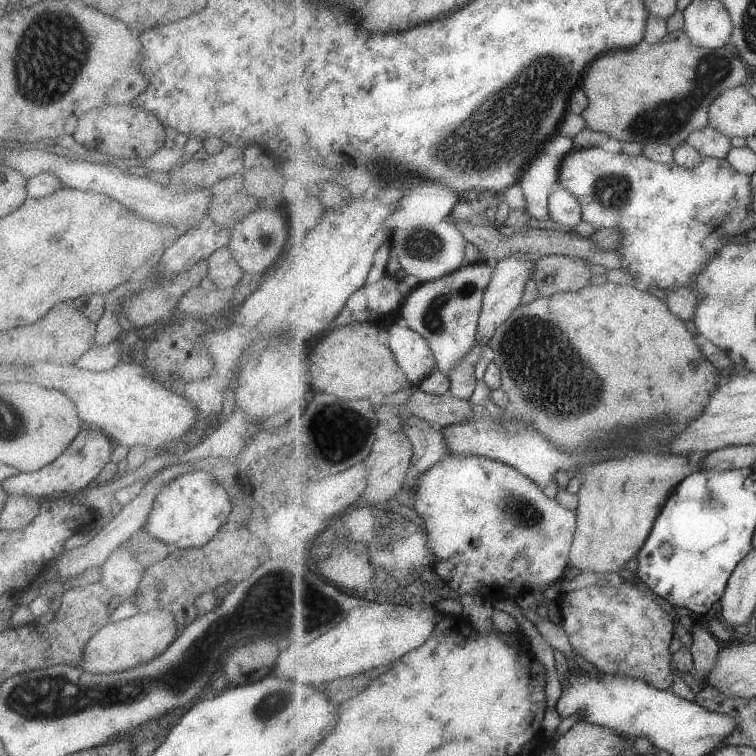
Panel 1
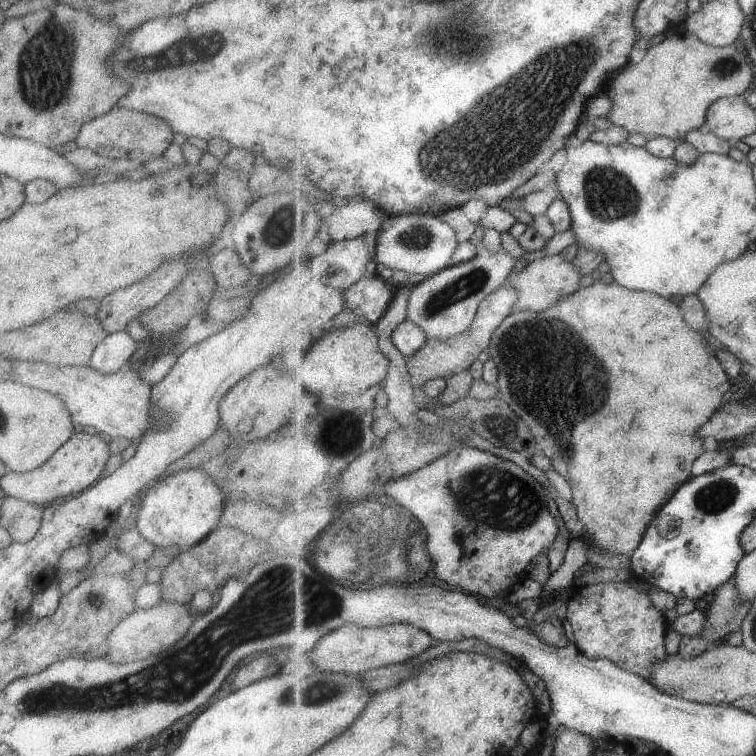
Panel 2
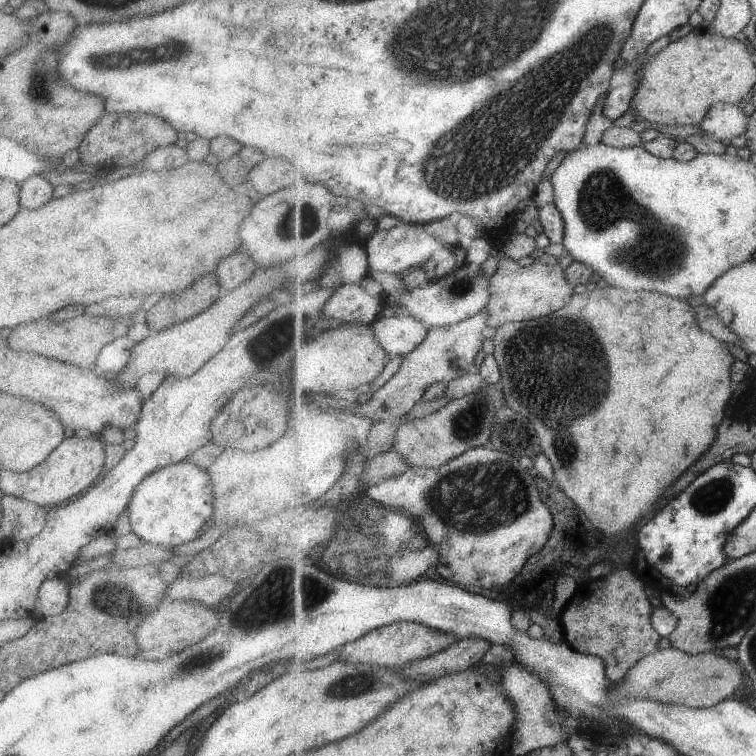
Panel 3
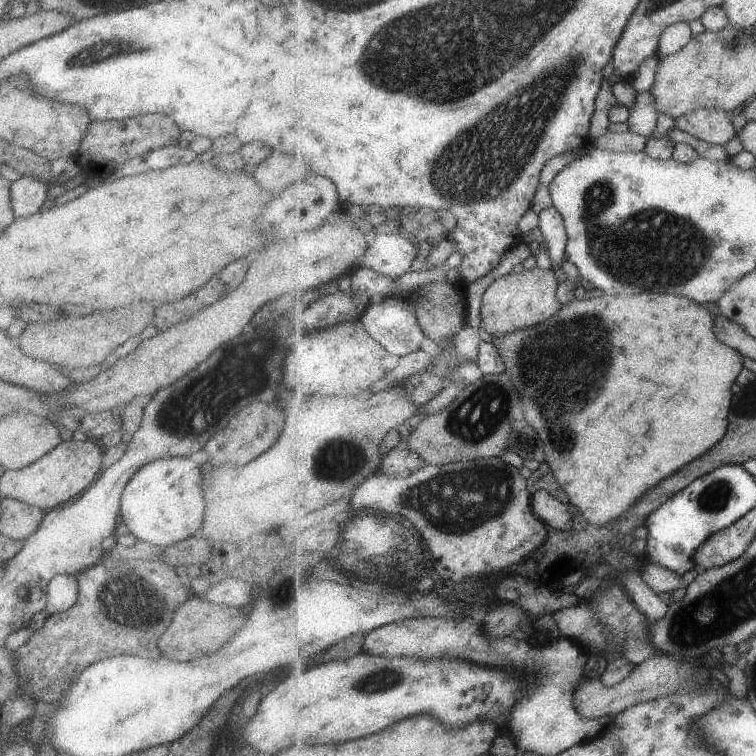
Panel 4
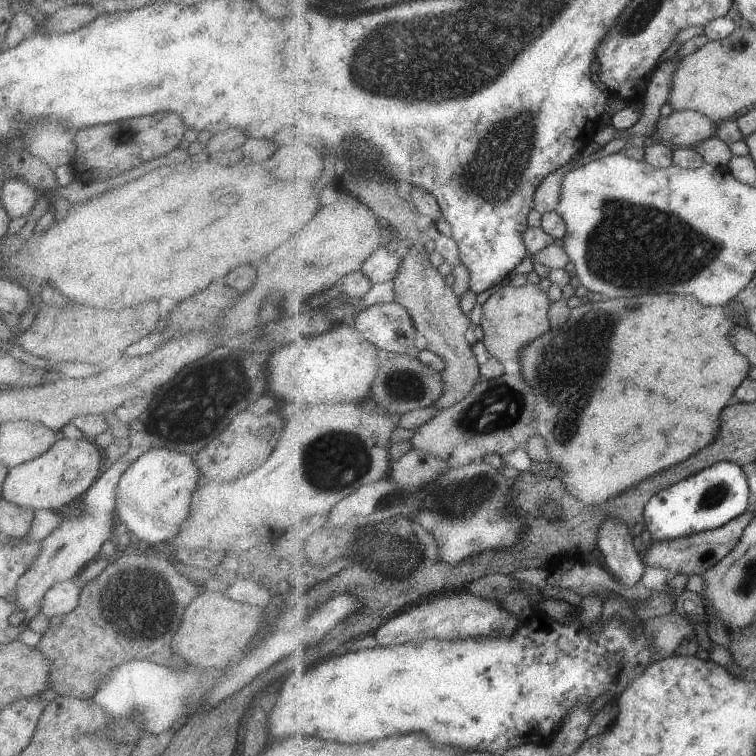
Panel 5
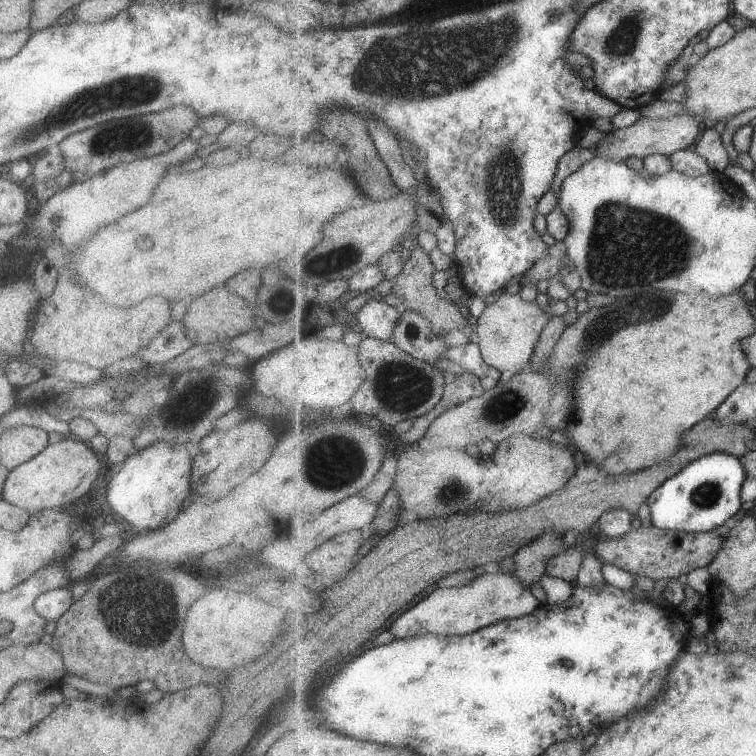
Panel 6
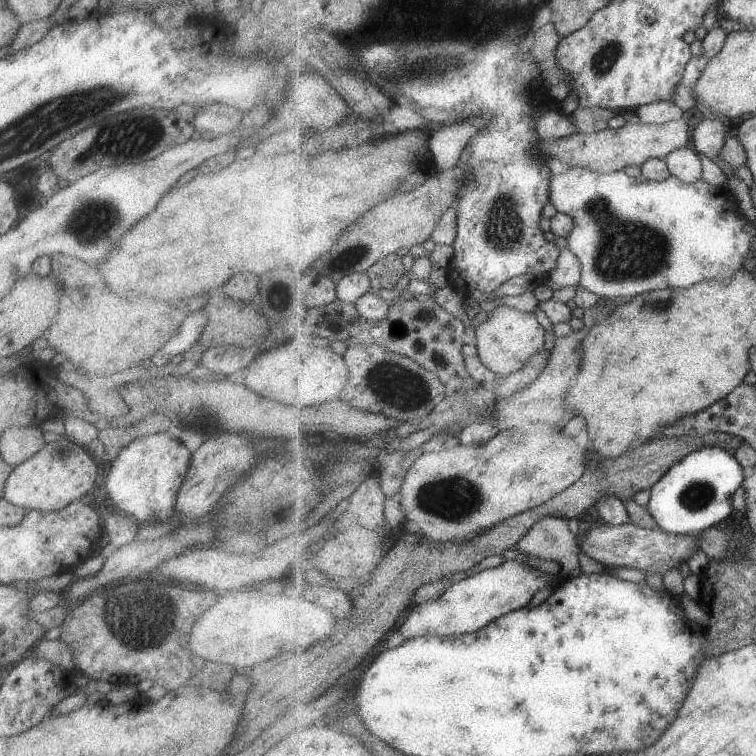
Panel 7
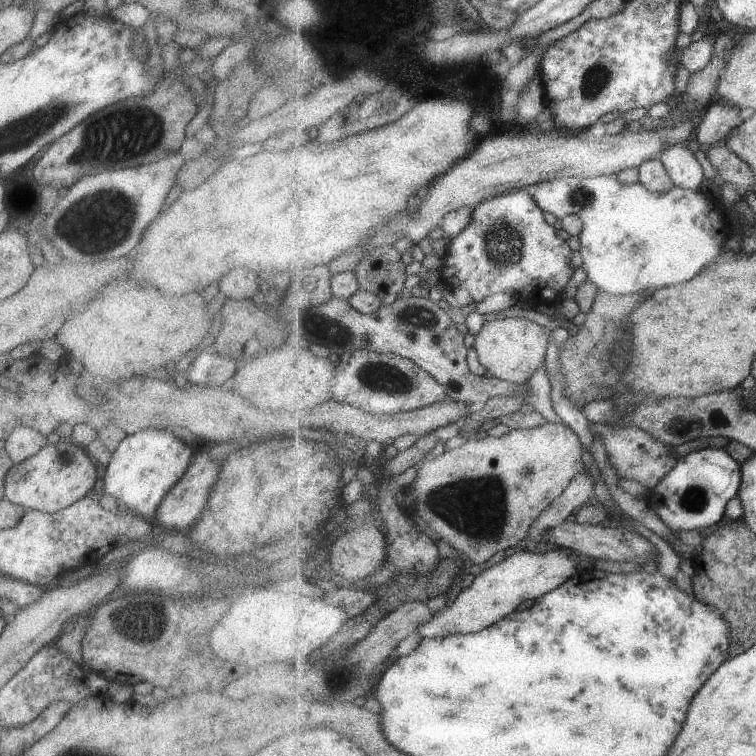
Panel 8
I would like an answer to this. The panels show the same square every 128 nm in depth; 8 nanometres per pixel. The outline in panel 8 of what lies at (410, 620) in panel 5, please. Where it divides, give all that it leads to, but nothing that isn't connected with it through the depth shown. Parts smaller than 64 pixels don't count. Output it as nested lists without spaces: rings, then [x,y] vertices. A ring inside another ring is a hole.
[[[565,548],[544,553],[516,552],[477,574],[471,585],[457,596],[451,606],[437,611],[433,620],[421,625],[417,633],[423,639],[443,638],[457,633],[478,633],[511,614],[521,602],[529,598],[540,599],[544,594],[560,587],[579,572],[577,566],[584,558],[593,562],[581,553]]]

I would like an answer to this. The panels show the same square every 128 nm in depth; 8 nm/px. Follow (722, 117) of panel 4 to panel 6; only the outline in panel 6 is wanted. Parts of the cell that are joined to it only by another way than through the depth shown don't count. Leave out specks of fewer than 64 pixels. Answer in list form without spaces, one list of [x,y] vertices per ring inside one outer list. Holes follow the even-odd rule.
[[[691,114],[676,116],[672,119],[656,119],[642,116],[635,124],[627,128],[611,130],[592,149],[596,152],[595,156],[619,163],[627,163],[633,157],[644,159],[655,153],[670,157],[678,150],[694,148],[695,140],[701,133],[703,132],[699,128],[699,122]]]

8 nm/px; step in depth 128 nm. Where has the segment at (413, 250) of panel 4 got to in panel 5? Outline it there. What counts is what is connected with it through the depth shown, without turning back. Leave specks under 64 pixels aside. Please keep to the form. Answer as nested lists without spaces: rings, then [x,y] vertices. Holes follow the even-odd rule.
[[[383,246],[363,263],[360,270],[372,284],[379,284],[394,280],[403,261],[400,255]]]

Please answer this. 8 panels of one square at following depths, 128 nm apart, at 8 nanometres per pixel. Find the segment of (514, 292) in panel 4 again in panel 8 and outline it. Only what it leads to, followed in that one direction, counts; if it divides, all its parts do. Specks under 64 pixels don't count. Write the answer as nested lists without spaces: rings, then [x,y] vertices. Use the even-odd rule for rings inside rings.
[[[503,317],[485,322],[477,334],[475,347],[481,364],[495,377],[512,383],[527,383],[527,380],[545,364],[549,348],[549,328],[523,317]]]

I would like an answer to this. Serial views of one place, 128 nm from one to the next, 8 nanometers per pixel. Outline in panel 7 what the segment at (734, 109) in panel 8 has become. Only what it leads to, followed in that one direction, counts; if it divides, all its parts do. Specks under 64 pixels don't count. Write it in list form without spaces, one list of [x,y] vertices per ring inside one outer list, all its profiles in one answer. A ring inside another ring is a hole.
[[[719,117],[713,120],[711,118],[704,119],[692,134],[697,152],[713,160],[727,177],[735,175],[736,171],[720,157],[720,154],[732,132],[734,132],[734,127],[731,126],[731,121],[727,120],[727,118]]]

